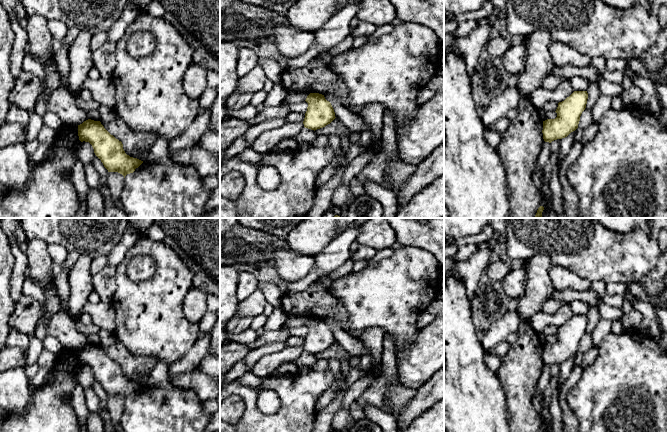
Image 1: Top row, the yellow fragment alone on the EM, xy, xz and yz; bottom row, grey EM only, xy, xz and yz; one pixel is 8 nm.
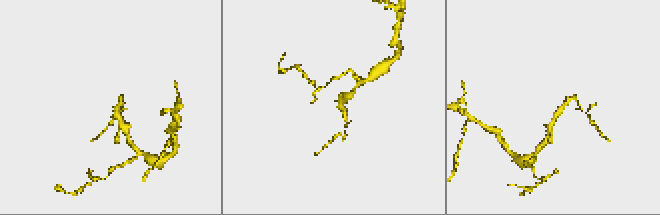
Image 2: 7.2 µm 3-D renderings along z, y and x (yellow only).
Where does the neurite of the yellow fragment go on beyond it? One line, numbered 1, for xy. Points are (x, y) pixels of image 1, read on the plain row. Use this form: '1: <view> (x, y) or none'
1: none

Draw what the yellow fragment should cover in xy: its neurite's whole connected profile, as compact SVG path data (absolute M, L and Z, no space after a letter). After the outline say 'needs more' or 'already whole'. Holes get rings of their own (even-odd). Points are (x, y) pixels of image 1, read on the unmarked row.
M88 343L78 349L78 360L81 366L89 366L92 369L95 379L108 396L118 396L125 402L143 387L127 379L122 366L111 359L100 345Z | already whole

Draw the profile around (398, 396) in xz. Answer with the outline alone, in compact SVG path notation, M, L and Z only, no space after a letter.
M385 334L383 338L382 364L384 377L391 381L386 394L386 401L390 408L390 414L397 420L410 399L415 396L416 390L404 387L399 381L395 341L390 334Z

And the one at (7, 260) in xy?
M0 228L0 350L7 347L6 340L11 331L10 317L15 304L10 295L11 276L15 266L15 257L6 233Z

